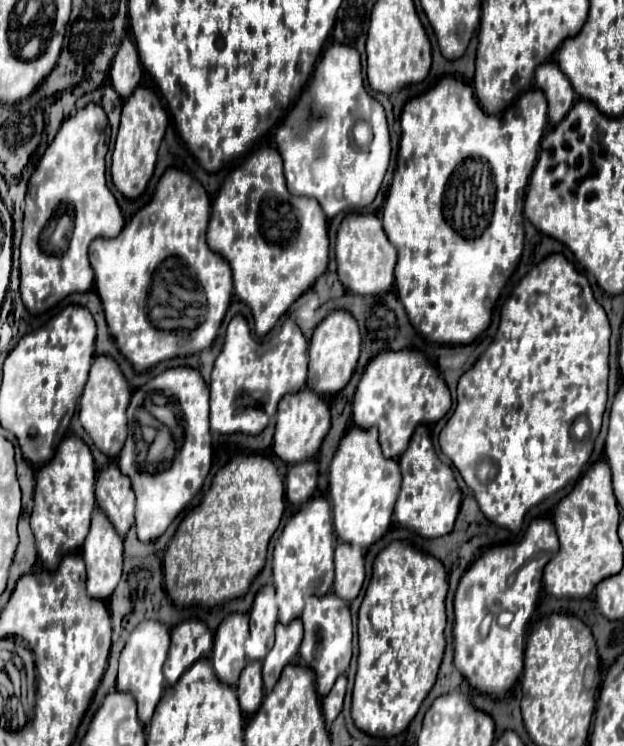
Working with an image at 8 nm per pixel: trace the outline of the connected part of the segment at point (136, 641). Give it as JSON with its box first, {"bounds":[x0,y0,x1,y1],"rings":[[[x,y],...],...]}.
{"bounds":[117,621,169,725],"rings":[[[145,621],[139,623],[129,635],[121,659],[119,659],[119,677],[117,677],[117,689],[129,691],[137,701],[137,717],[143,725],[149,723],[153,717],[153,711],[165,691],[165,677],[163,677],[163,663],[167,659],[169,651],[169,627],[165,627],[159,621]]]}

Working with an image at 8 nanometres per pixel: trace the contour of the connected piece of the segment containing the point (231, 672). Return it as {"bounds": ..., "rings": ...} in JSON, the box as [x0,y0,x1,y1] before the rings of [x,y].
{"bounds":[211,615,249,687],"rings":[[[229,615],[217,629],[213,641],[211,663],[215,675],[221,683],[229,683],[231,687],[237,685],[241,675],[241,667],[245,667],[245,641],[249,637],[249,617],[247,615]]]}

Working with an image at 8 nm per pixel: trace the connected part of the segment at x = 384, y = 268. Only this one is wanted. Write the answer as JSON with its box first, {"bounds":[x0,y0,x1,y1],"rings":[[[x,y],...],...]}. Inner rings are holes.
{"bounds":[337,213,397,295],"rings":[[[351,213],[343,219],[337,231],[337,273],[343,287],[355,295],[381,295],[393,287],[393,269],[397,261],[397,251],[389,243],[381,219],[377,215],[357,215]]]}

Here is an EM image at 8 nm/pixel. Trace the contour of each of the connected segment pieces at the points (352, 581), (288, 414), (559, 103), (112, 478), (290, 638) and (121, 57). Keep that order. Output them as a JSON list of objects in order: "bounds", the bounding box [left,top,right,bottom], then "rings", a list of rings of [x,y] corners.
[{"bounds":[333,543,365,601],"rings":[[[337,543],[333,593],[345,601],[353,601],[361,591],[363,579],[365,579],[363,549],[347,545],[347,543]]]},{"bounds":[273,387,329,465],"rings":[[[305,387],[299,393],[285,395],[281,399],[279,411],[277,411],[273,451],[287,465],[301,463],[301,459],[315,459],[327,431],[329,431],[329,407],[323,401],[323,397],[313,395],[313,391]]]},{"bounds":[535,61,575,127],"rings":[[[547,61],[541,67],[537,67],[535,87],[545,91],[545,97],[549,103],[549,111],[547,111],[549,123],[551,127],[555,127],[557,123],[561,123],[561,119],[565,119],[565,115],[573,107],[575,91],[573,87],[569,87],[569,81],[559,71],[555,61]]]},{"bounds":[95,463,135,537],"rings":[[[115,463],[103,467],[97,475],[95,485],[97,505],[113,523],[115,531],[125,537],[133,525],[133,509],[135,509],[135,495],[131,489],[129,477],[121,475]]]},{"bounds":[263,619,303,693],"rings":[[[301,619],[291,621],[289,625],[277,625],[275,629],[275,645],[267,653],[263,661],[263,683],[265,683],[265,693],[269,693],[277,679],[281,677],[281,671],[295,659],[299,653],[299,645],[303,639],[301,631]]]},{"bounds":[109,37,143,99],"rings":[[[125,37],[111,63],[111,71],[109,71],[111,87],[115,89],[115,93],[121,99],[127,99],[137,89],[141,75],[143,75],[143,69],[137,59],[137,49],[135,49],[133,41],[129,37]]]}]

